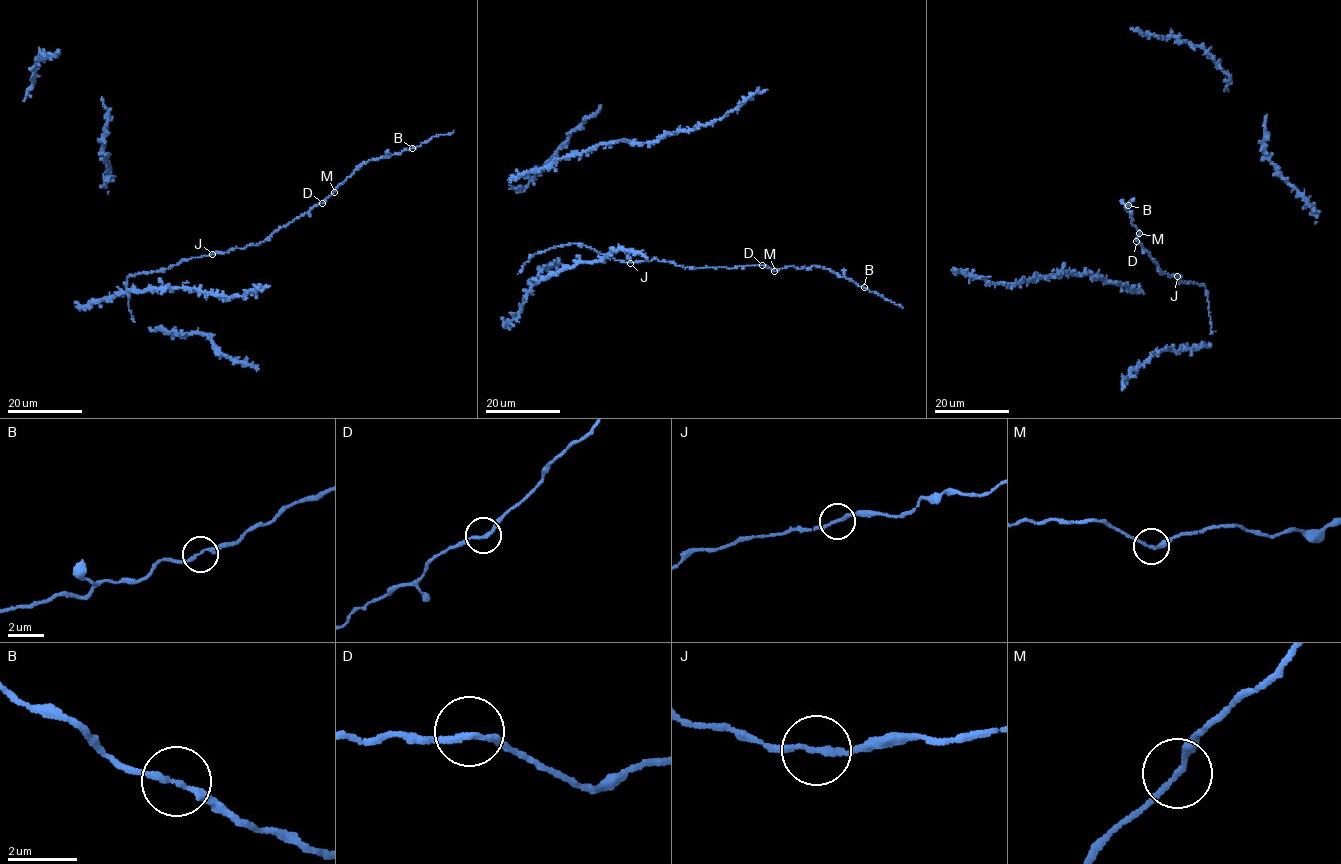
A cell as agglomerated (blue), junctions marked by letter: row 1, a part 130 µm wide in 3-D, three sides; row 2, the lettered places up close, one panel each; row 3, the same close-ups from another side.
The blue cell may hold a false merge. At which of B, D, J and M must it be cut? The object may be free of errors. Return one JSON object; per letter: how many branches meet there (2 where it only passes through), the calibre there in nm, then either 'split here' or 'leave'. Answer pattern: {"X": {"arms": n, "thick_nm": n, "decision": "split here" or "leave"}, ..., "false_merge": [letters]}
{"B": {"arms": 2, "thick_nm": 180, "decision": "leave"}, "D": {"arms": 2, "thick_nm": 170, "decision": "leave"}, "J": {"arms": 2, "thick_nm": 170, "decision": "leave"}, "M": {"arms": 2, "thick_nm": 200, "decision": "leave"}, "false_merge": []}

